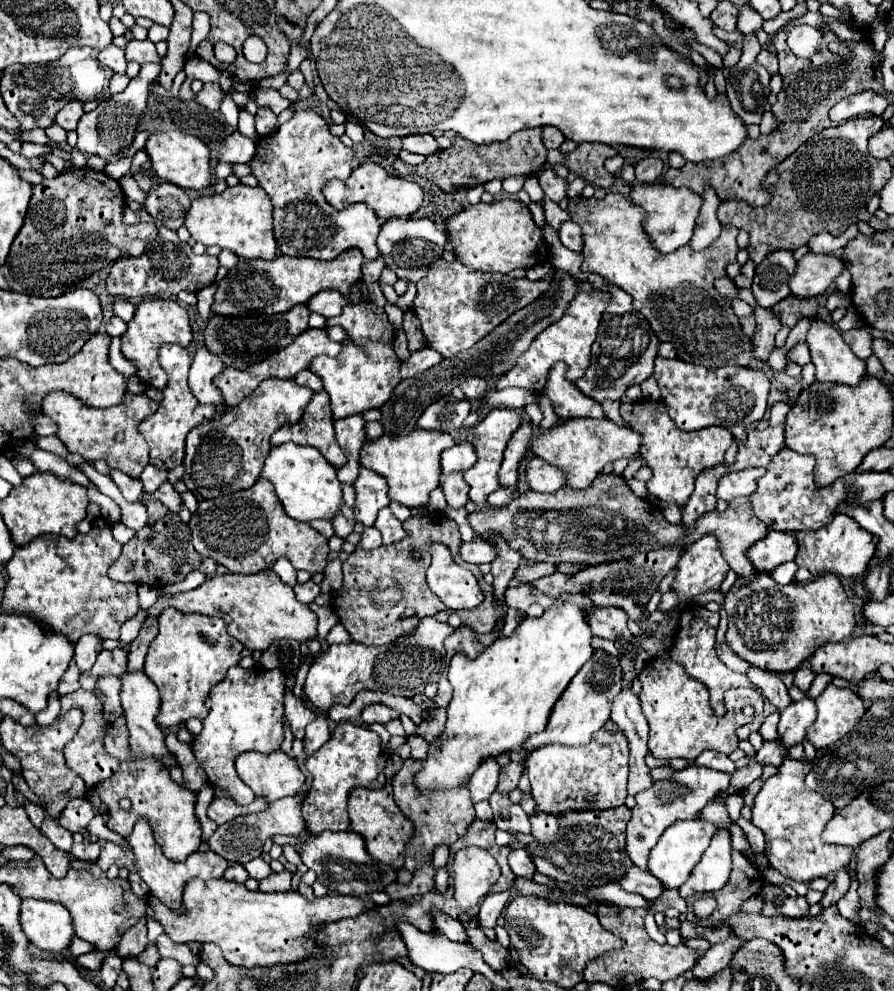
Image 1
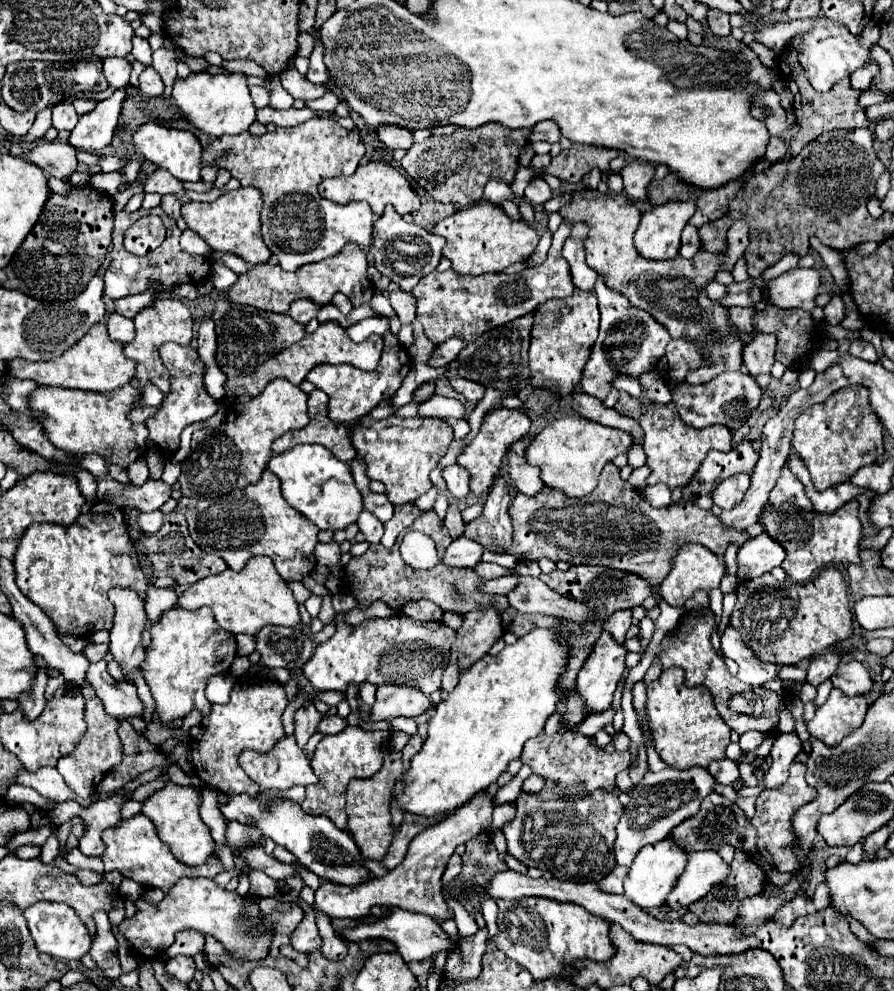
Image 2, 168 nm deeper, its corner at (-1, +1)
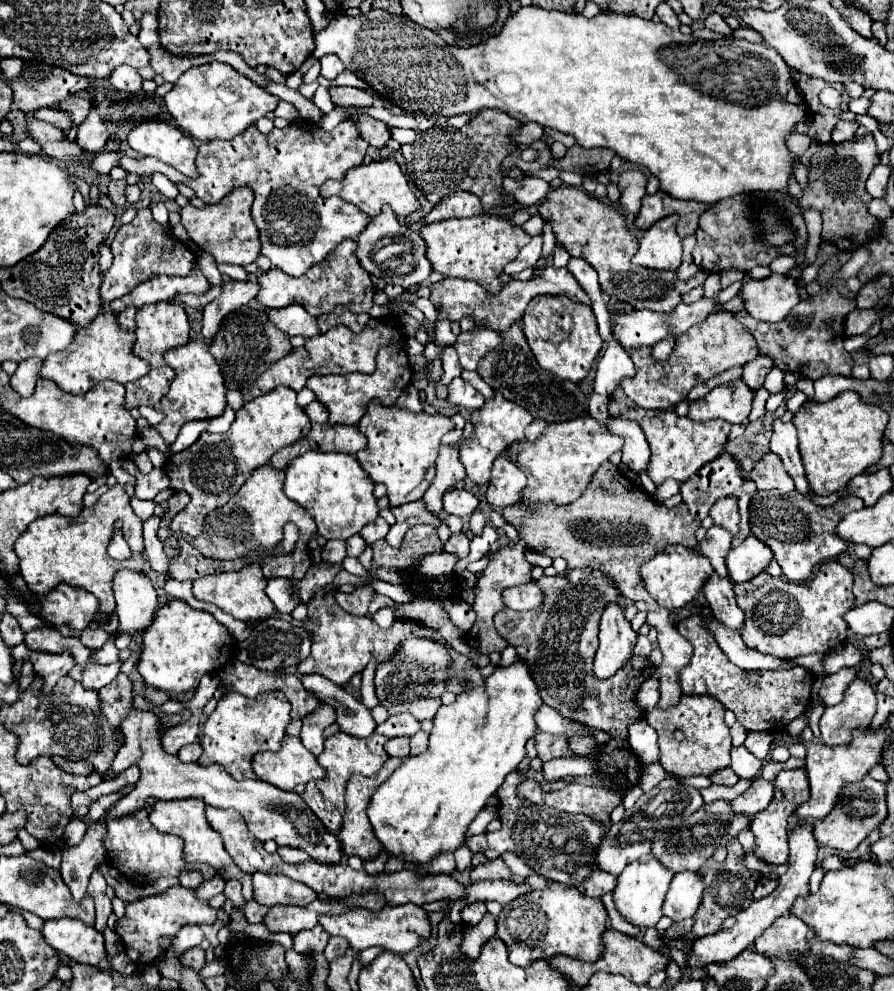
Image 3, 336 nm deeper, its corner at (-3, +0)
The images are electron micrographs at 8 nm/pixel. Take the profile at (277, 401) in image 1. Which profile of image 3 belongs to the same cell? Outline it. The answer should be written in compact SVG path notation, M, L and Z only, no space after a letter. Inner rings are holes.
M276 387L264 397L256 397L246 403L238 413L234 423L226 433L204 431L200 439L186 451L174 453L166 461L166 473L170 477L170 487L186 491L190 503L174 519L170 529L174 533L184 533L198 537L204 529L204 519L210 511L228 503L228 499L244 485L254 469L268 465L270 457L288 445L304 439L310 433L310 419L302 407L296 403L296 391L286 387Z

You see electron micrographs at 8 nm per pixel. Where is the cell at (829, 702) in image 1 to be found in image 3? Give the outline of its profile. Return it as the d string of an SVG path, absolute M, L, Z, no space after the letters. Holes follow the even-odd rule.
M856 679L848 685L842 703L826 707L820 719L822 741L826 745L844 745L852 741L854 729L868 729L876 713L876 693L868 681Z

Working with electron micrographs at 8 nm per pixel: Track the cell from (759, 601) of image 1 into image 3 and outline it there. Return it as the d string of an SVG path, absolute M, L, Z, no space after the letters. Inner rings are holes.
M826 561L810 583L790 583L762 571L754 579L734 585L736 603L744 611L744 625L740 629L744 643L750 649L780 659L832 651L846 639L848 625L844 613L854 607L852 583L854 577L848 567L838 561Z

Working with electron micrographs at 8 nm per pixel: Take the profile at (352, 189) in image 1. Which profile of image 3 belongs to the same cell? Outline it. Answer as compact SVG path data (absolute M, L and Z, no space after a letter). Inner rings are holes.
M384 159L384 161L372 161L368 165L358 165L358 167L352 167L344 179L340 181L326 181L322 187L320 187L320 193L322 197L332 197L332 195L338 195L342 197L344 201L360 207L362 213L366 213L368 217L376 217L382 209L382 205L390 205L392 211L398 215L398 217L406 217L410 213L414 213L420 203L418 199L414 197L414 193L410 191L408 187L408 181L404 177L404 173L400 171L400 165L394 161L394 159Z

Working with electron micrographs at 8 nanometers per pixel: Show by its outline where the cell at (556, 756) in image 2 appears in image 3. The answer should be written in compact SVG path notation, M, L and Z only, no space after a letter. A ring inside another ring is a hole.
M536 733L536 749L542 761L550 761L554 757L576 757L568 745L564 735L550 735L550 733Z

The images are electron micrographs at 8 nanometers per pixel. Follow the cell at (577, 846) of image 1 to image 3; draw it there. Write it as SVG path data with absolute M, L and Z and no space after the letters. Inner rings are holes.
M520 769L512 771L496 793L500 801L498 819L502 821L502 829L496 833L486 833L488 849L484 851L484 857L500 857L504 851L512 851L522 857L538 875L562 885L580 885L594 871L594 851L608 827L594 823L586 815L570 815L548 805L522 801L516 795L516 787L524 775L526 773Z

